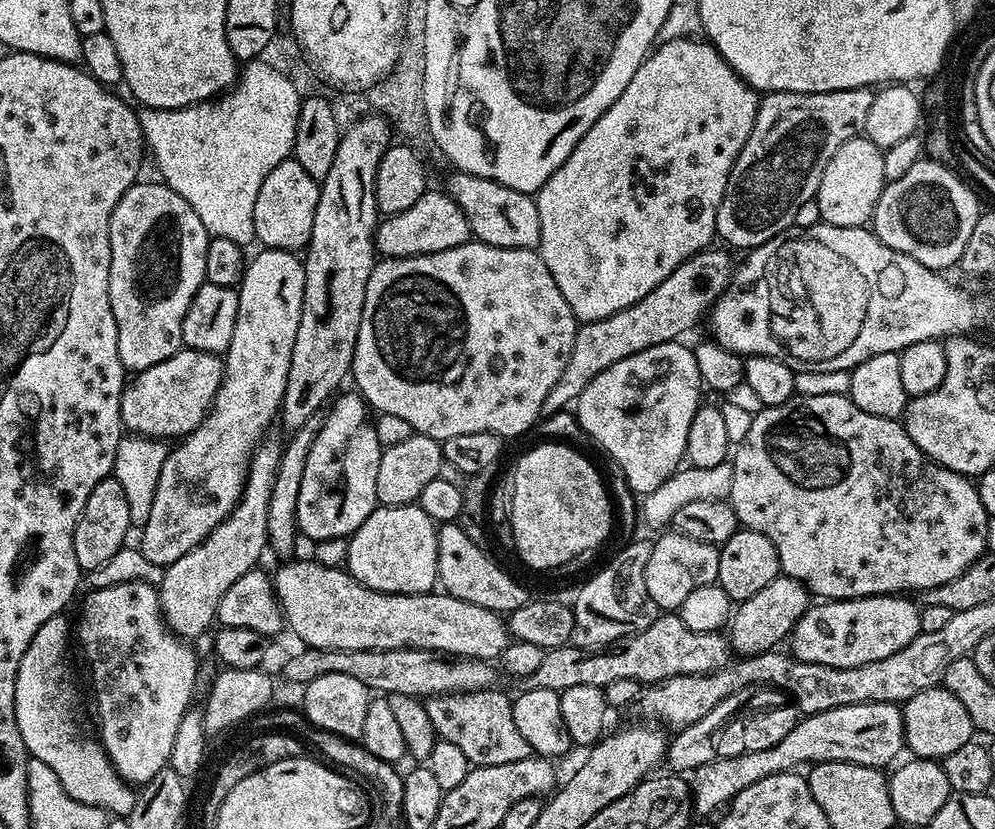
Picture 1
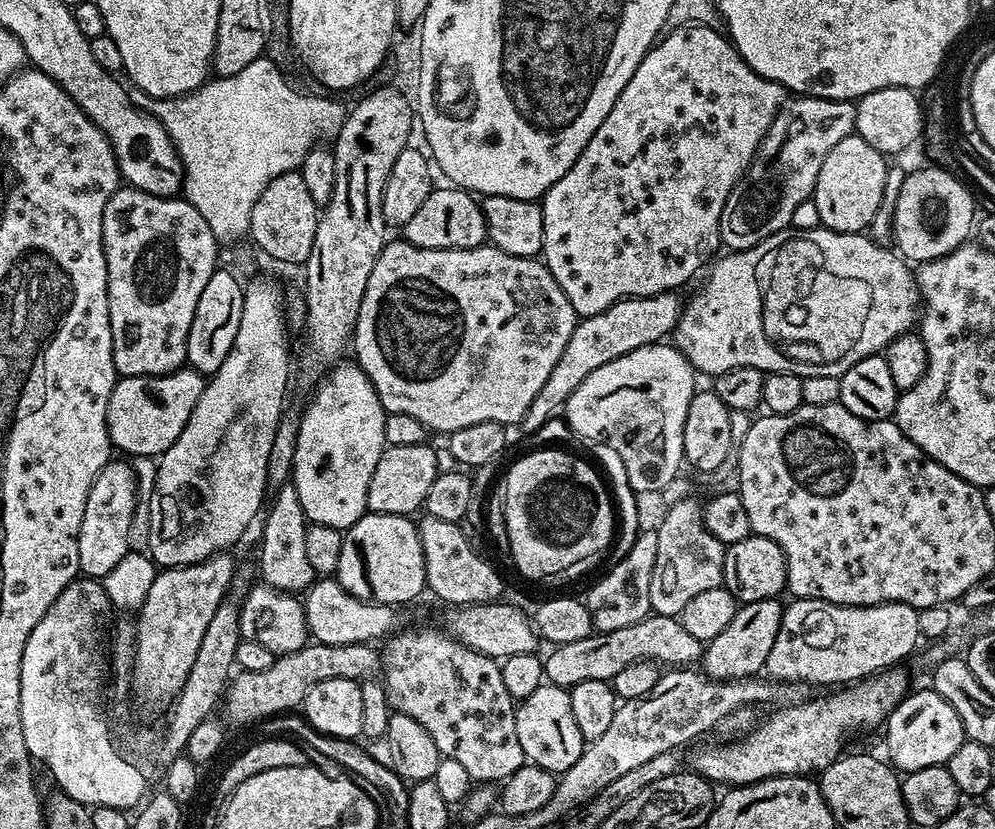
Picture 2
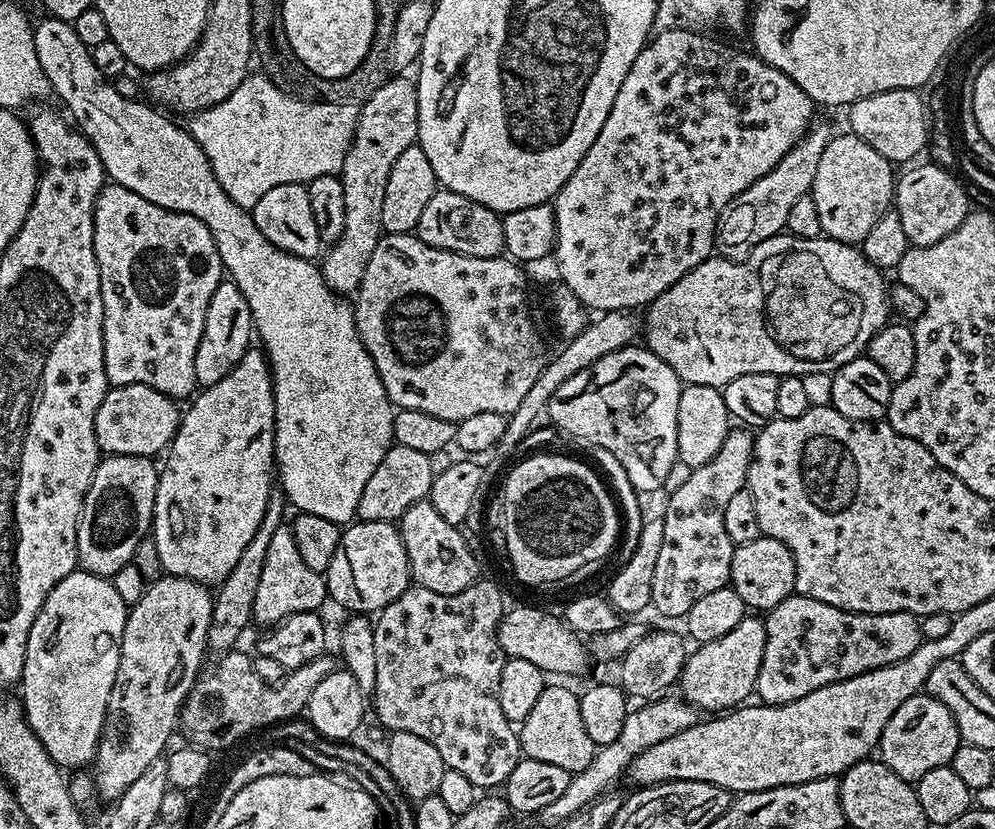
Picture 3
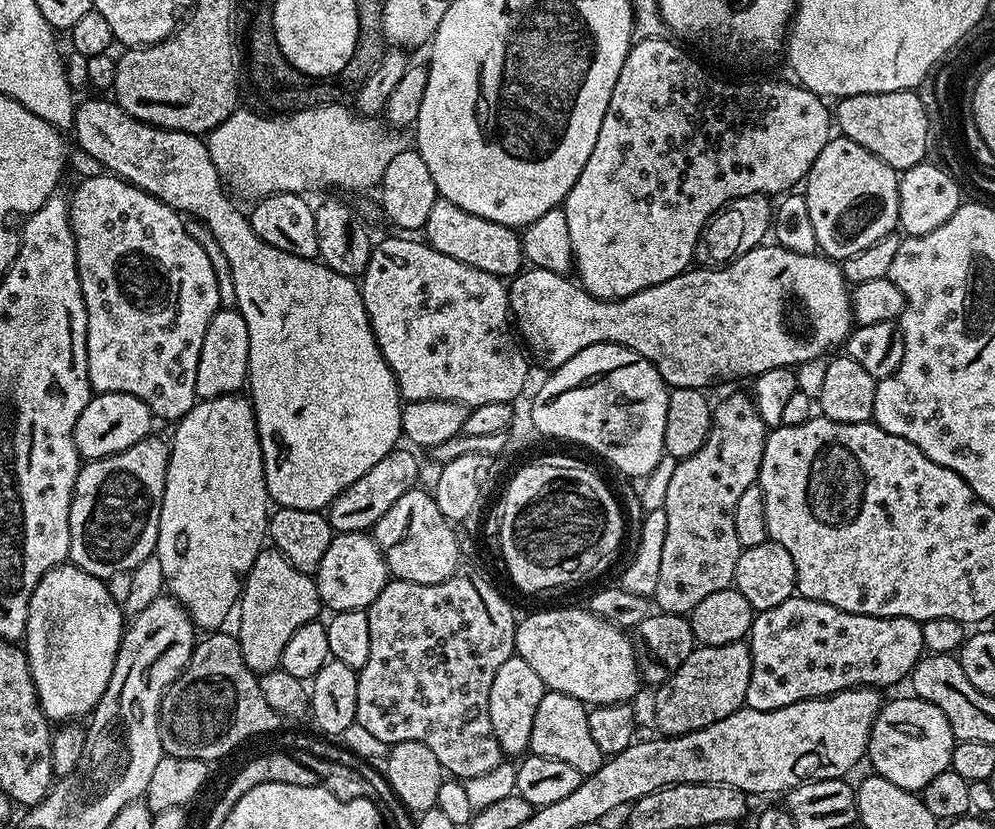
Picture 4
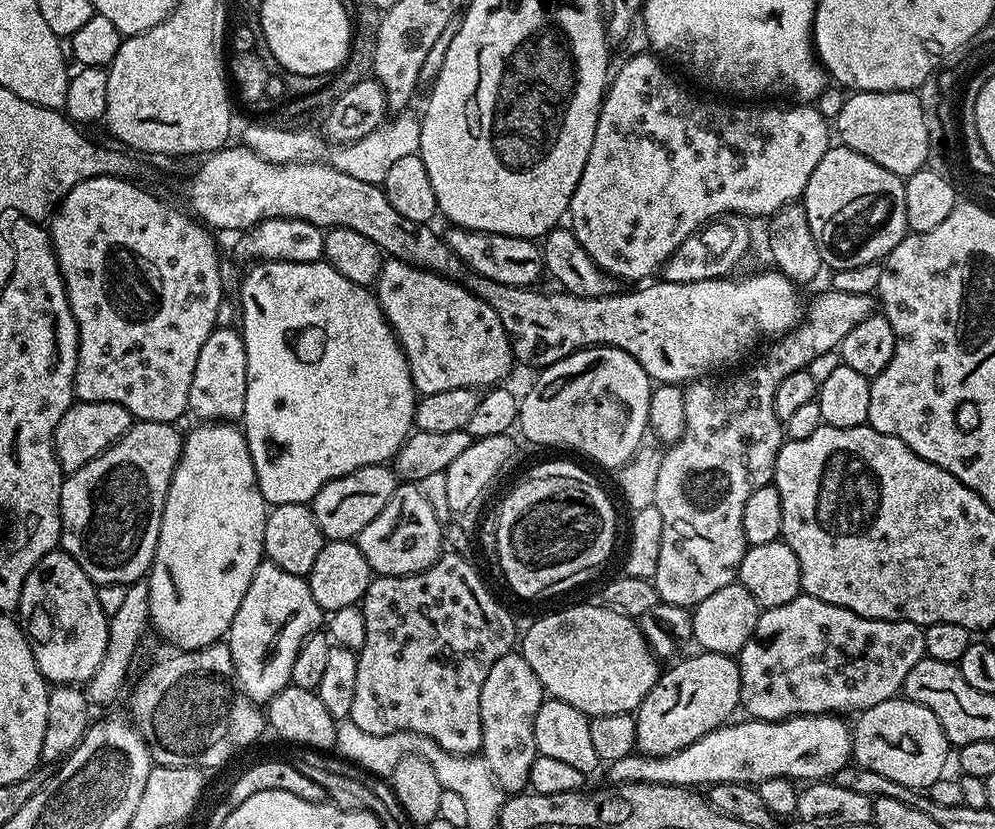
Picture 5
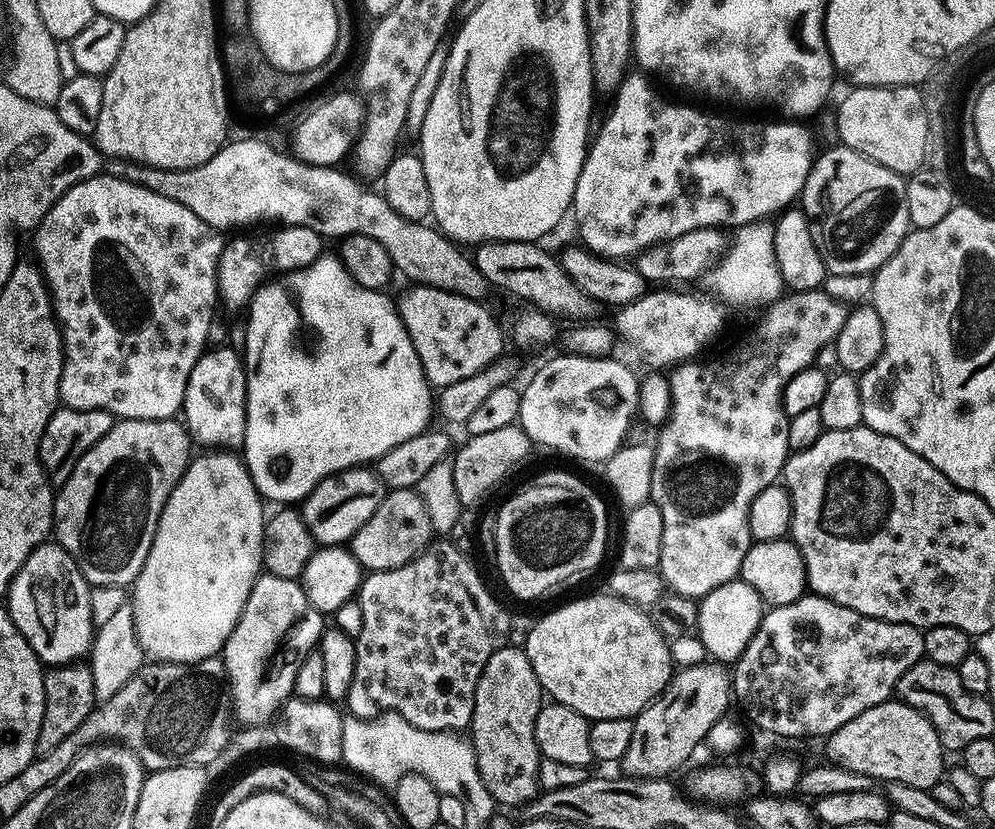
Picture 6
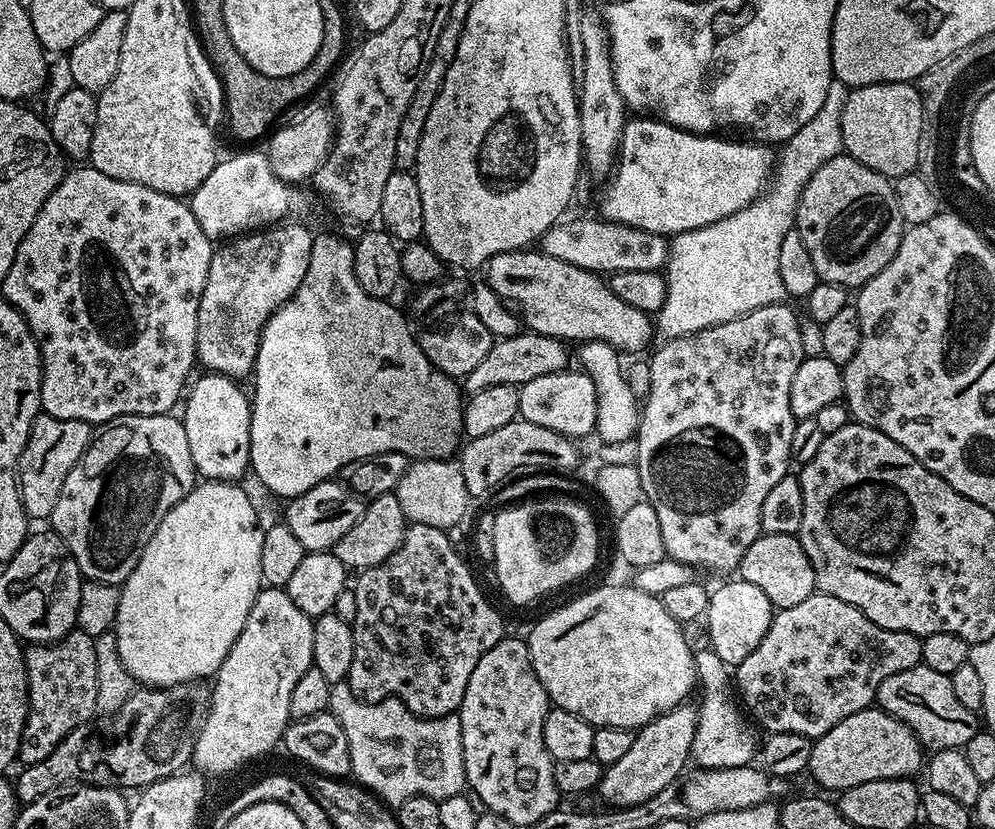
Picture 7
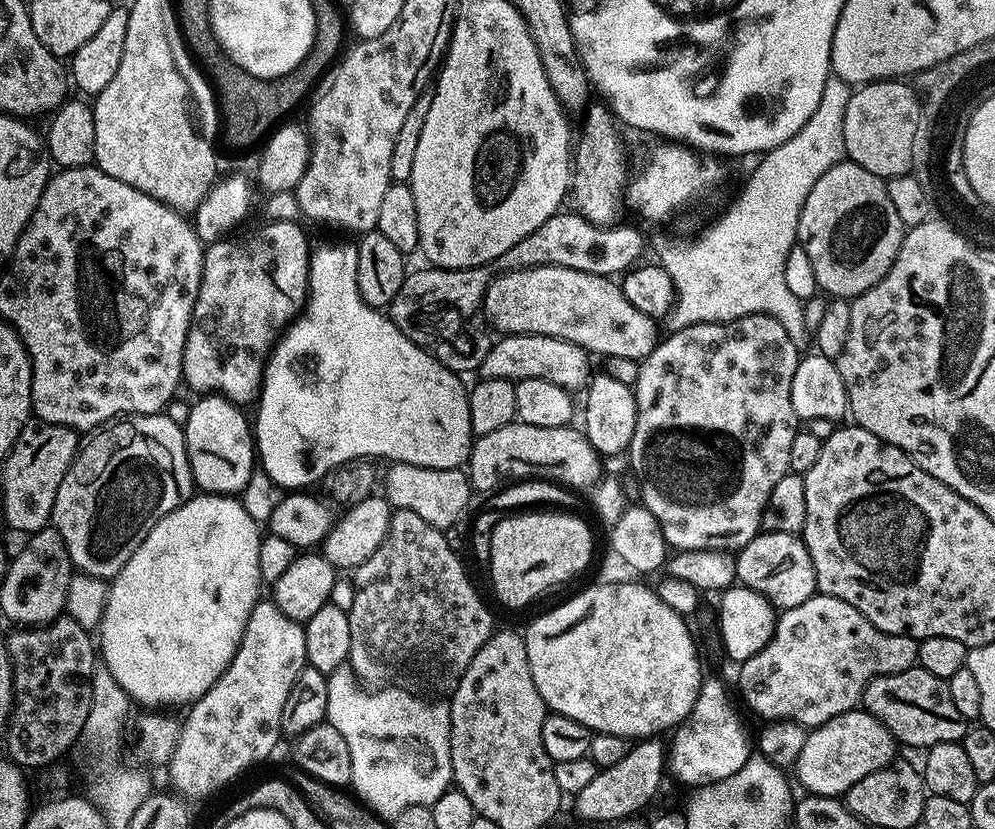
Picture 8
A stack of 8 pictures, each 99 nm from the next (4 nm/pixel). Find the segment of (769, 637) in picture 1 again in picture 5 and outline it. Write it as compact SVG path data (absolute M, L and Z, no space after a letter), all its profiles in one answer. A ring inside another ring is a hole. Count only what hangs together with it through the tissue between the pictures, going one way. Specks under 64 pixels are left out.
M700 650L697 656L688 656L669 667L658 686L636 709L638 730L634 737L632 756L658 760L671 759L690 746L699 744L713 731L712 727L736 704L736 666L731 655L711 650Z

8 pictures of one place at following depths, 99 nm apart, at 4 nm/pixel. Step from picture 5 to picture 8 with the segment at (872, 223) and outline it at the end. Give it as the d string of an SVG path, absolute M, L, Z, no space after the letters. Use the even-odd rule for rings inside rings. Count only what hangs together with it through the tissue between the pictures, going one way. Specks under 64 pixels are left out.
M841 162L826 170L802 206L796 239L814 266L816 287L832 298L855 298L890 270L906 231L881 177L862 166Z

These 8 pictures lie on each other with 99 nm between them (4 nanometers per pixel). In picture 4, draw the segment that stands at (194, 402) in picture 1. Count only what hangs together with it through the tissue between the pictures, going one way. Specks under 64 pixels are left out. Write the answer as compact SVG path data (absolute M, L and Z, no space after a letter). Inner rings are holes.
M98 392L90 402L86 402L86 410L82 410L78 416L78 422L72 431L74 446L85 461L106 458L149 439L153 435L152 423L152 411L146 402L142 402L142 398L121 392Z

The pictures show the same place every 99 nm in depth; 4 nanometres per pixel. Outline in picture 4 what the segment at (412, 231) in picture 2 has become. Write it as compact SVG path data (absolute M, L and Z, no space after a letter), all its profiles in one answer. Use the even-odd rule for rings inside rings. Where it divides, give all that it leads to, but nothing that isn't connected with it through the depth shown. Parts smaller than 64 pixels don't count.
M443 198L434 202L424 223L422 236L430 247L438 250L438 254L458 258L458 262L474 266L478 270L486 270L486 274L511 278L526 264L520 245L521 233L517 229L490 222L490 218L478 218L478 214L470 214L470 210L462 210L454 206L454 202Z

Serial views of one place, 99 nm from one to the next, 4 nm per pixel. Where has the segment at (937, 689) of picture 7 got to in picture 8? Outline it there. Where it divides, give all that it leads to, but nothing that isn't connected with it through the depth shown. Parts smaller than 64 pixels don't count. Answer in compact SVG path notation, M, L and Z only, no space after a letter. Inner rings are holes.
M913 666L907 668L905 672L895 672L889 676L874 677L864 689L862 708L888 731L893 741L901 745L902 743L909 744L912 748L920 748L919 750L930 749L942 742L963 741L966 731L966 721L960 717L958 710L954 710L954 702L950 702L950 690L947 683L919 666Z

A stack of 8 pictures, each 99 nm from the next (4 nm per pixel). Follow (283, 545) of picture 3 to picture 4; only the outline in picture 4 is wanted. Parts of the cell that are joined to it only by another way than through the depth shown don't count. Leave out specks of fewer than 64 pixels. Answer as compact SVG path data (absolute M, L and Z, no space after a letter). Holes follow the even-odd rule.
M265 546L260 549L258 558L254 558L254 566L250 566L244 579L244 591L240 593L238 601L238 616L239 612L238 639L242 658L251 672L263 674L280 667L282 650L286 650L286 642L290 642L294 630L317 619L321 615L322 605L315 579L309 573L290 566L287 558L276 548Z

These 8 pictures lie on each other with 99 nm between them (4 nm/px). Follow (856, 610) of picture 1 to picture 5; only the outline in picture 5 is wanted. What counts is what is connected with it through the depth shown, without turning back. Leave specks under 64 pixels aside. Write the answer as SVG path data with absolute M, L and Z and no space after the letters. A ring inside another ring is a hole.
M801 590L786 602L761 607L746 642L734 656L736 704L761 724L785 724L799 718L847 718L862 710L862 706L893 695L898 674L921 656L923 650L921 625L898 618L858 614Z

